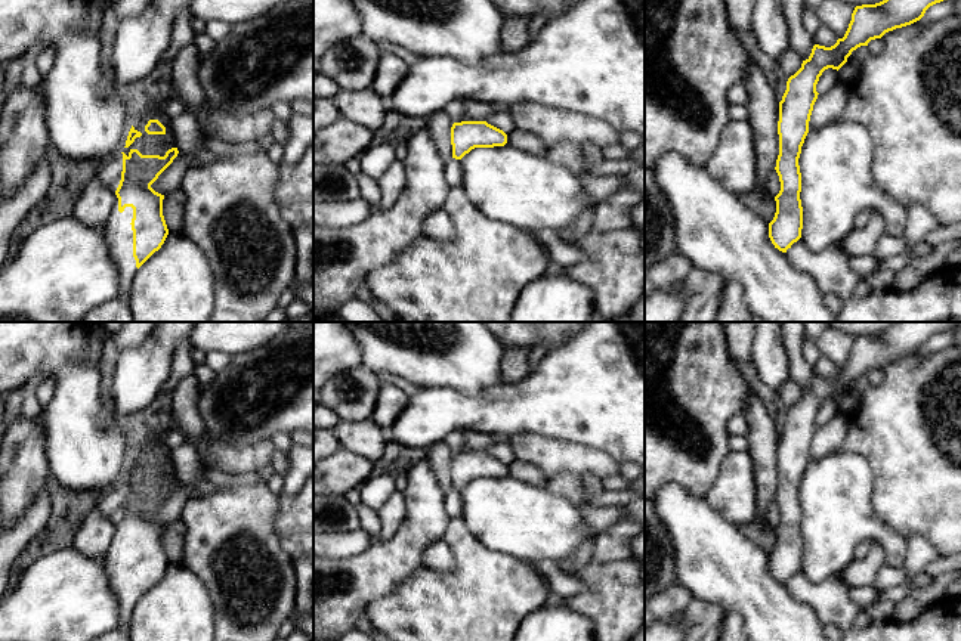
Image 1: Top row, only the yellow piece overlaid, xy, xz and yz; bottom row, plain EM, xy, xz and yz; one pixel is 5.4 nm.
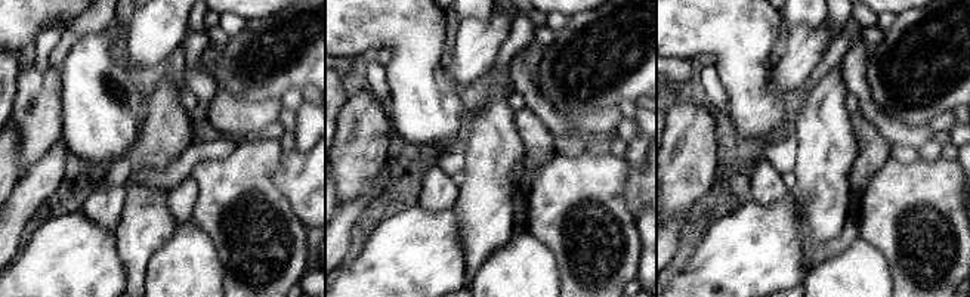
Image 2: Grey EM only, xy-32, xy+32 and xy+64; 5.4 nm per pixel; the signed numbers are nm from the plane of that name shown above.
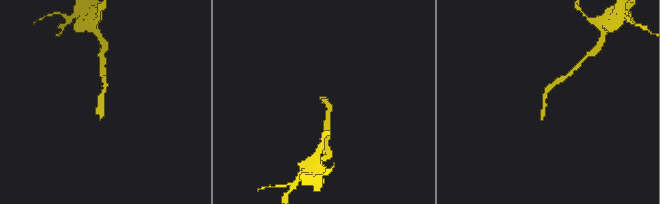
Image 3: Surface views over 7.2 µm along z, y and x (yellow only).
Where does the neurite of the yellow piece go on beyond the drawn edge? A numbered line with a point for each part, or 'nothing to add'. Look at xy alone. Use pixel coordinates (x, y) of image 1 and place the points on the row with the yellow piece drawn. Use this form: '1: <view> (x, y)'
1: xy (119, 232)

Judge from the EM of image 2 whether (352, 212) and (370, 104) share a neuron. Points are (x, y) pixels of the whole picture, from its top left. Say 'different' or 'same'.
same

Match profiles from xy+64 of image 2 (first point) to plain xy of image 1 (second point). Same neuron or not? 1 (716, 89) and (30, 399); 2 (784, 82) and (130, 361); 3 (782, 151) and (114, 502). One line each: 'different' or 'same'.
1: same
2: same
3: same

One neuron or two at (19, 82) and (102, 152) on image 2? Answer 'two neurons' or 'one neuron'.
two neurons

